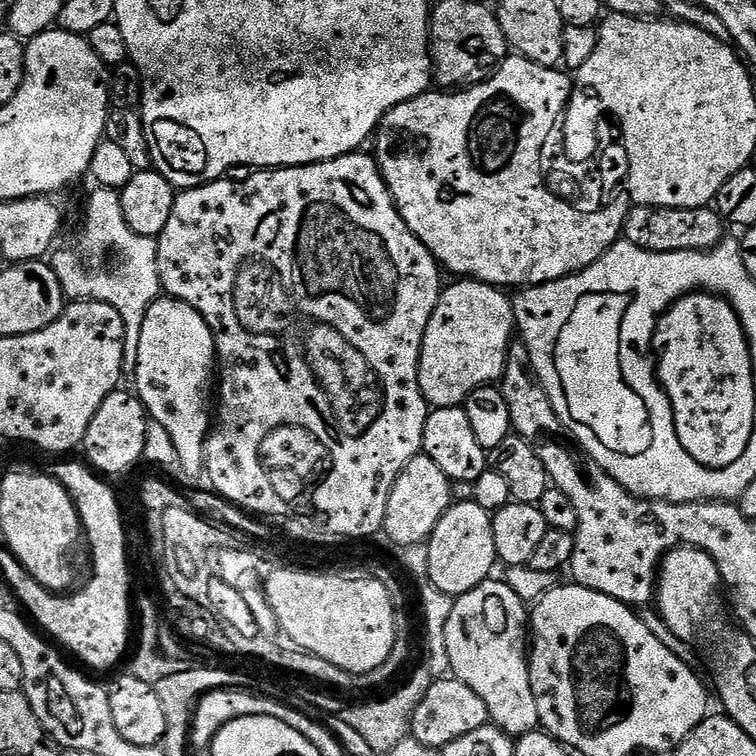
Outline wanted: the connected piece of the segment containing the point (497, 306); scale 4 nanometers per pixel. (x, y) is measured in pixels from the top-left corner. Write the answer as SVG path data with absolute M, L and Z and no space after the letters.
M467 278L457 279L456 284L452 284L443 289L438 298L438 306L434 306L434 314L430 314L430 322L426 326L426 334L422 338L422 350L420 351L420 361L418 362L418 382L420 383L420 393L423 394L432 408L458 408L467 400L468 395L479 388L487 388L495 385L502 378L504 367L508 361L508 350L514 343L514 333L517 331L516 315L512 309L512 296L507 291L501 290L495 284L484 284L480 280L470 280Z

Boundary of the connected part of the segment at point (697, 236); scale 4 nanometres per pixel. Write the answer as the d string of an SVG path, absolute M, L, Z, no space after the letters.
M636 206L624 223L623 239L647 252L709 252L726 238L726 225L715 207L651 208Z

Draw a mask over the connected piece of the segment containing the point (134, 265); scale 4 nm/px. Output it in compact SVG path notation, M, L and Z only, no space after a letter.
M96 186L93 189L84 204L80 237L73 242L72 248L64 248L60 253L57 251L50 263L69 301L97 300L118 310L126 330L122 370L125 377L132 378L138 366L138 338L142 338L142 322L146 322L146 310L150 310L152 303L162 296L158 240L155 236L134 234L134 230L130 230L126 214L122 211L119 188Z

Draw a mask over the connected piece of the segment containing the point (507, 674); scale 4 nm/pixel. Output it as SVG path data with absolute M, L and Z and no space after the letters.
M489 578L468 593L455 597L450 618L444 627L448 655L446 664L452 667L451 675L466 682L466 686L470 686L470 690L474 690L474 694L486 702L489 721L513 738L540 728L538 702L534 702L534 690L530 686L529 653L526 651L526 629L529 624L530 612L525 601L520 600L503 579Z

